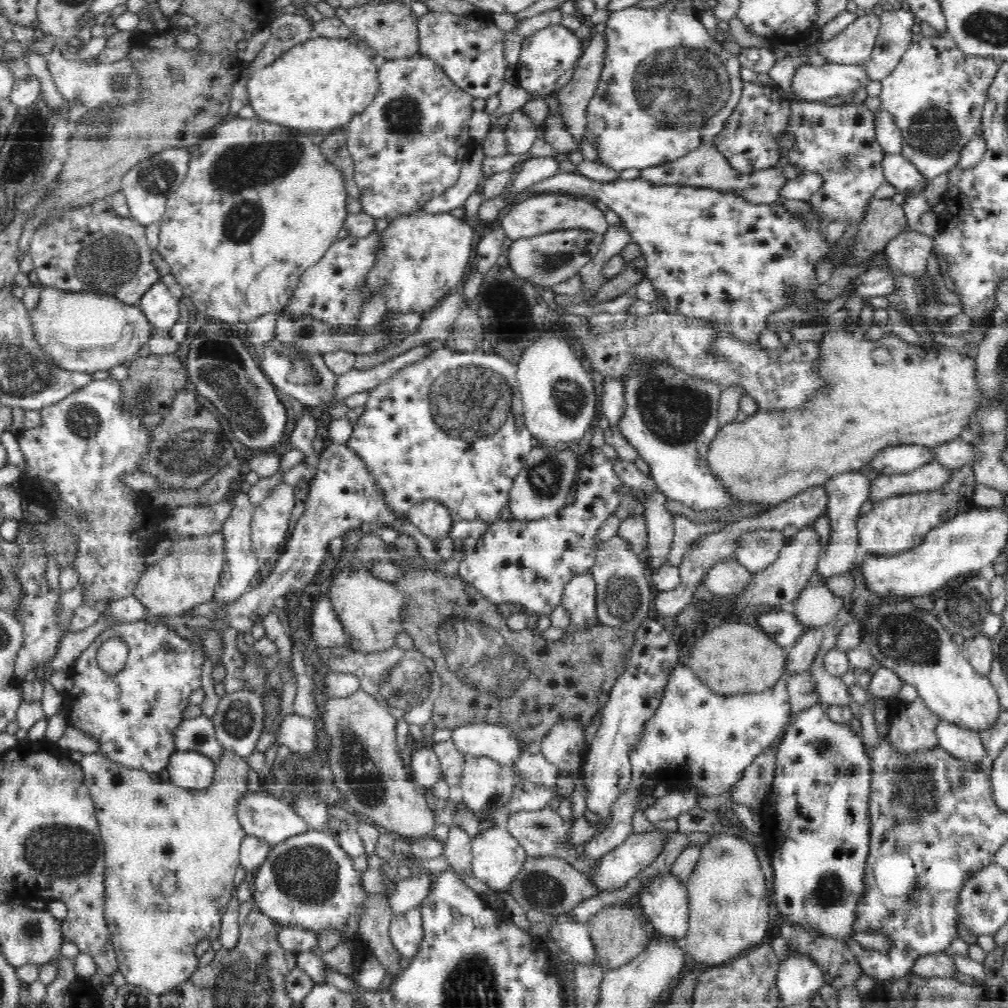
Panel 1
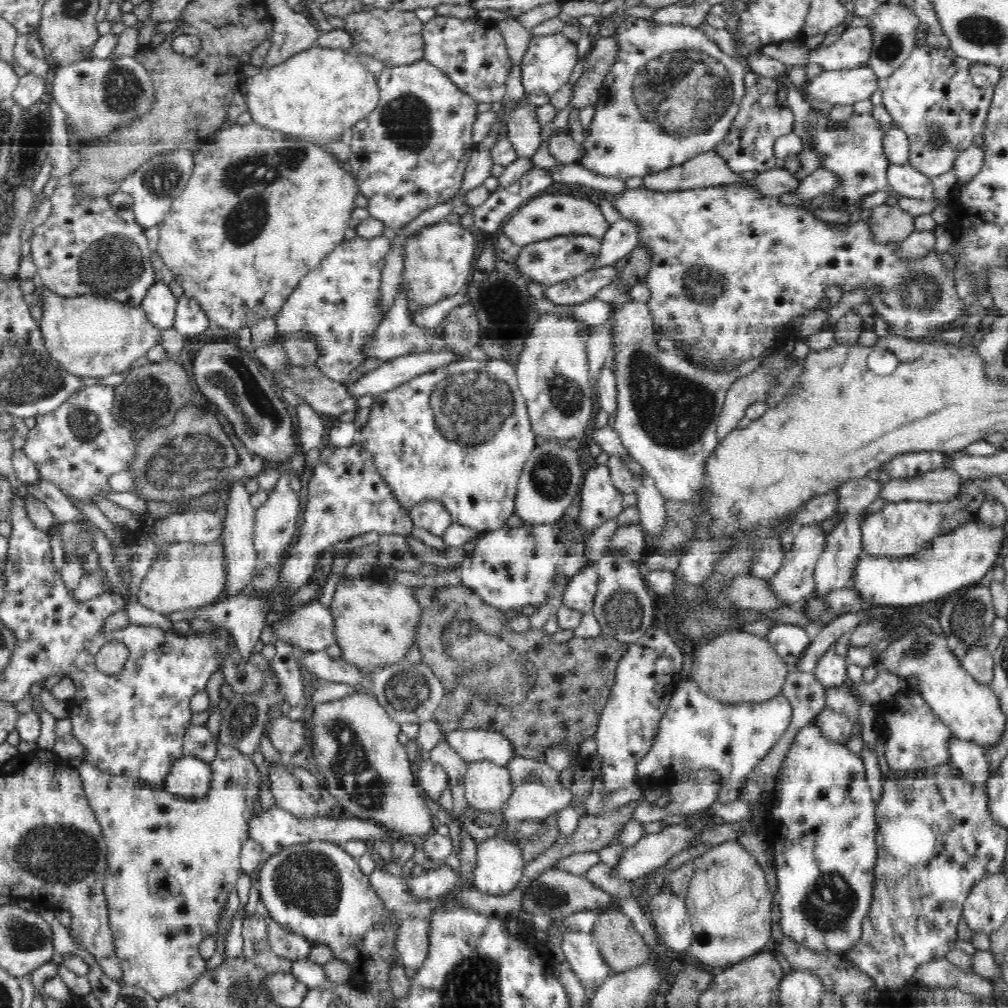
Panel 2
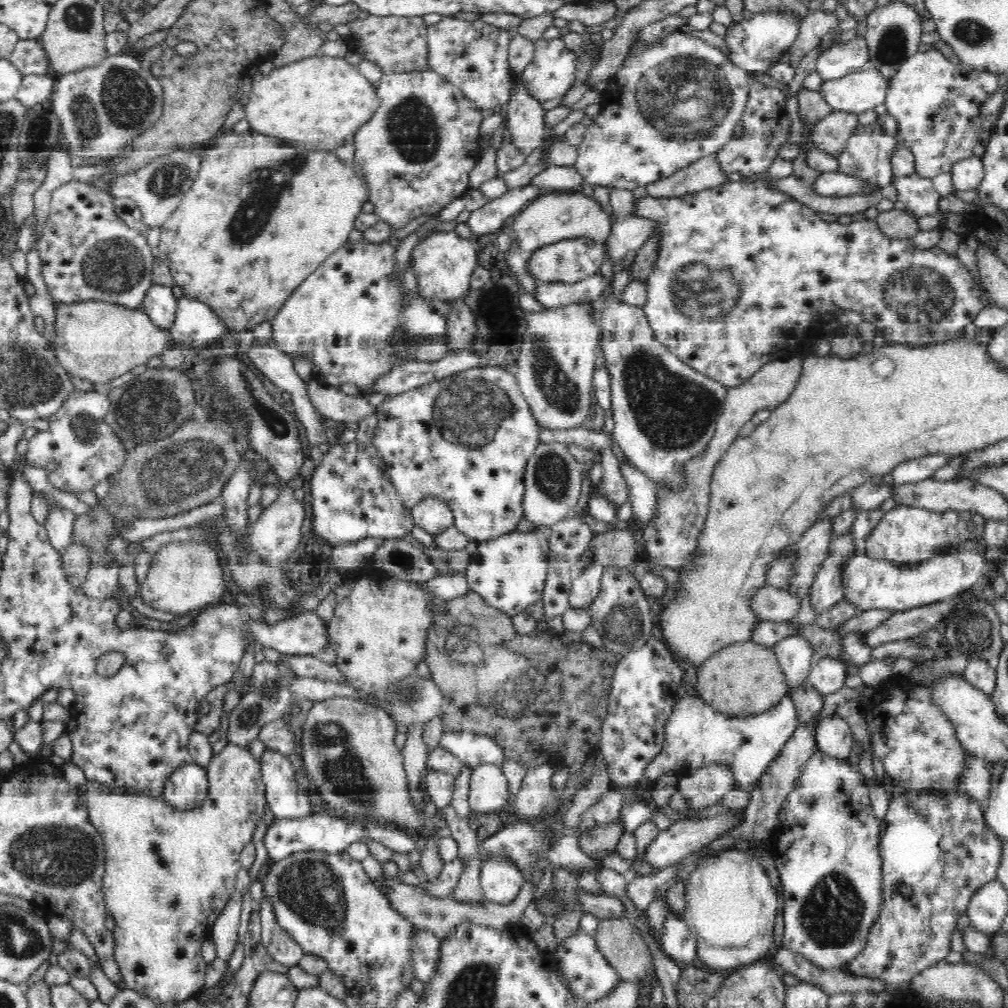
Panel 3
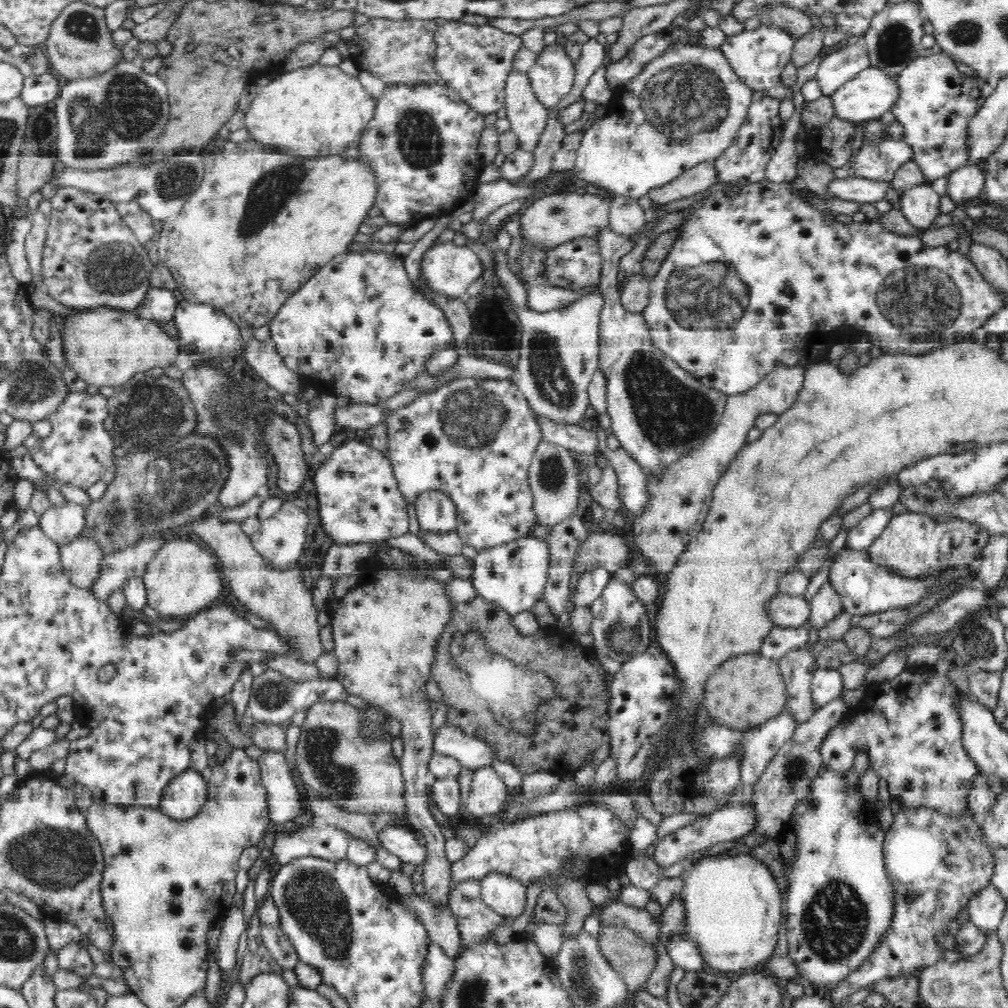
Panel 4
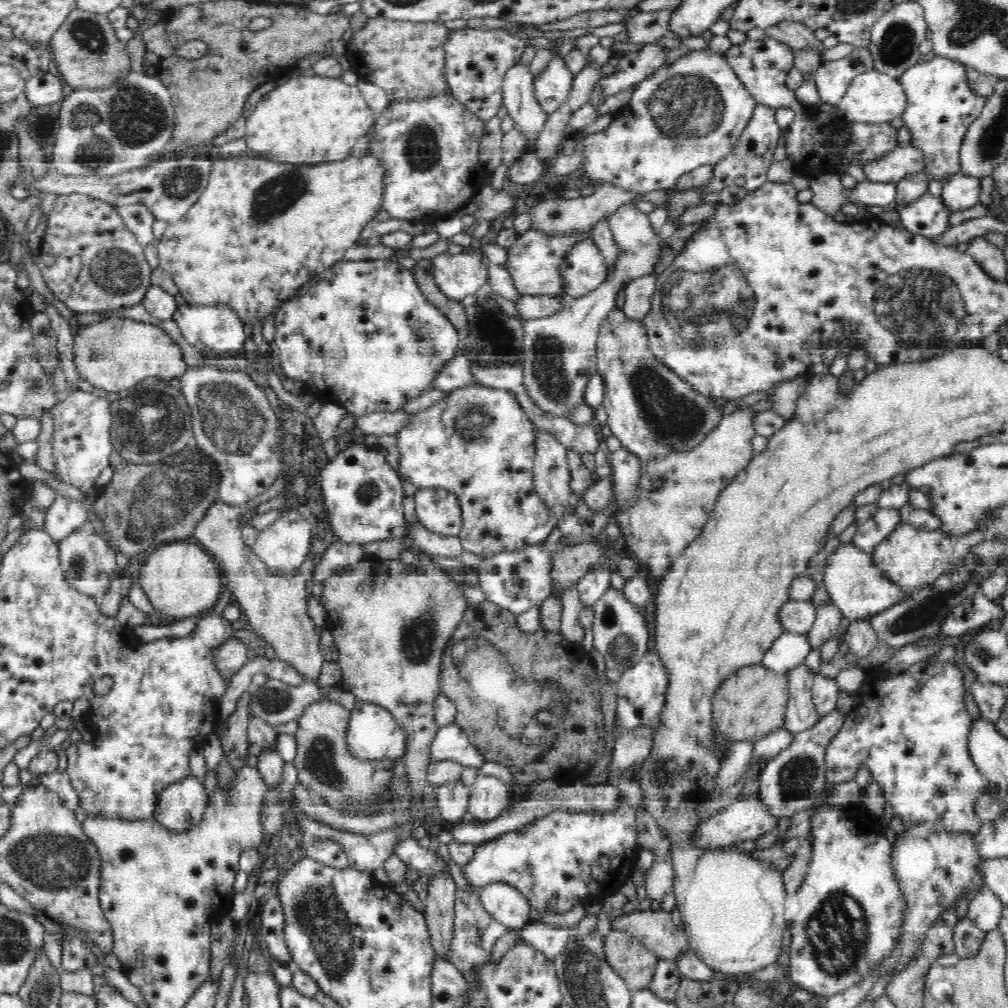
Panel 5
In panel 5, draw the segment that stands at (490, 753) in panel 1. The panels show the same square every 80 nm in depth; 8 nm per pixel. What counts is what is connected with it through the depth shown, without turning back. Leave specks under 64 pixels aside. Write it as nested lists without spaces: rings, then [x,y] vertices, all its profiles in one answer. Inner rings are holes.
[[[456,725],[439,728],[430,744],[432,763],[459,763],[463,767],[477,768],[485,764],[485,756],[473,745],[468,736]]]

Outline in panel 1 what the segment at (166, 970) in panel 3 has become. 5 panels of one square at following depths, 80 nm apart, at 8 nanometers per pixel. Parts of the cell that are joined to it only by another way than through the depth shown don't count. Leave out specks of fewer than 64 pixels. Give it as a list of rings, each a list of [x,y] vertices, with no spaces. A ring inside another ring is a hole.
[[[226,750],[223,753],[223,758],[216,762],[212,785],[205,791],[182,791],[168,783],[164,777],[154,777],[144,771],[130,771],[130,769],[112,765],[100,752],[84,756],[79,765],[83,771],[83,782],[88,788],[95,807],[99,831],[105,844],[105,917],[111,932],[111,941],[117,956],[119,971],[123,974],[126,983],[147,988],[155,996],[160,996],[165,992],[172,991],[174,987],[188,983],[188,980],[196,974],[199,958],[195,955],[194,949],[200,940],[206,938],[211,941],[219,938],[222,915],[226,912],[232,898],[232,884],[234,884],[234,876],[236,876],[236,869],[239,866],[240,847],[247,835],[238,817],[238,806],[251,791],[249,784],[251,787],[256,785],[255,776],[246,762],[246,757],[240,757],[237,753]]]

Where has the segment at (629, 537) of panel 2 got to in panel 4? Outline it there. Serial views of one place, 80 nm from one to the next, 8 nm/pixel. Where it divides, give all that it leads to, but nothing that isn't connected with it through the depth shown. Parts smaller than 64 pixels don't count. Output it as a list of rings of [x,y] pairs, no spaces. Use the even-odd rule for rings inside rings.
[[[616,531],[591,533],[586,542],[578,548],[574,570],[582,574],[586,571],[604,567],[613,574],[628,564],[630,546],[624,534]]]

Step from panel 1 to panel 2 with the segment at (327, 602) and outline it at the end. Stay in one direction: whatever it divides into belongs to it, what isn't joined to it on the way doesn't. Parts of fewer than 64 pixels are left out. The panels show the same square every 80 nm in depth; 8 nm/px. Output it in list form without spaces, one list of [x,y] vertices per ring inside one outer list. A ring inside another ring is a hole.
[[[319,600],[302,606],[287,619],[282,619],[272,624],[279,638],[294,648],[295,652],[326,651],[328,646],[336,644],[336,633],[334,633],[334,617],[331,608],[324,606]]]

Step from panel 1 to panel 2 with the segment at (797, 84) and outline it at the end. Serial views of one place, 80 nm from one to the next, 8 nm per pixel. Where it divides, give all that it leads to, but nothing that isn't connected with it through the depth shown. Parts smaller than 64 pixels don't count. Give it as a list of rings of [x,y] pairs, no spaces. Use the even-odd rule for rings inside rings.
[[[868,66],[842,70],[821,70],[805,82],[805,96],[833,105],[852,104],[867,107],[864,98],[878,88],[878,78]]]

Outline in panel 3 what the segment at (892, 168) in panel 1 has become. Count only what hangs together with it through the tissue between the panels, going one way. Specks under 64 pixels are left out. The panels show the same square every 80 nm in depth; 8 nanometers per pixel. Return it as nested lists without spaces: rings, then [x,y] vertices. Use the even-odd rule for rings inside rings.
[[[893,175],[891,184],[897,190],[897,200],[906,204],[908,213],[919,220],[921,216],[934,214],[941,196],[930,179],[918,175]]]

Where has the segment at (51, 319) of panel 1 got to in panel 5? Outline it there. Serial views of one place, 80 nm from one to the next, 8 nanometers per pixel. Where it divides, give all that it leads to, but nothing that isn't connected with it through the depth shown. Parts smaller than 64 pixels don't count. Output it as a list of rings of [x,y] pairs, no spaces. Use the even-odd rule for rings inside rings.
[[[106,318],[88,326],[80,325],[73,335],[73,358],[80,377],[102,394],[106,390],[129,392],[130,386],[140,384],[148,376],[170,380],[189,370],[182,348],[163,329],[130,318]]]

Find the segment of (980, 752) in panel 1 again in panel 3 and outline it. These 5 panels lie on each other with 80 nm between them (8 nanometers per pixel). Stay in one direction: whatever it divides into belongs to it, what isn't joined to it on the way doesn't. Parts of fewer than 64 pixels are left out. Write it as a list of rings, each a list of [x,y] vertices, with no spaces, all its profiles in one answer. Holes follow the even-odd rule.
[[[966,753],[966,757],[969,758],[967,761],[969,767],[966,768],[962,788],[965,794],[980,804],[984,810],[988,805],[988,798],[993,787],[989,767],[983,763],[983,760],[976,759],[971,754]]]

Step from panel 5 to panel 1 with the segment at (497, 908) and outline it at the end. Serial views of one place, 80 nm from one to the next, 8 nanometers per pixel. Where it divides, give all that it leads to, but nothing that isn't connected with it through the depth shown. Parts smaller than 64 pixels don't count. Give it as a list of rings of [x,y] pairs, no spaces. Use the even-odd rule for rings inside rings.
[[[486,824],[482,833],[478,833],[471,842],[472,873],[477,880],[481,880],[496,891],[507,891],[520,875],[527,860],[524,847],[514,838],[504,826]]]

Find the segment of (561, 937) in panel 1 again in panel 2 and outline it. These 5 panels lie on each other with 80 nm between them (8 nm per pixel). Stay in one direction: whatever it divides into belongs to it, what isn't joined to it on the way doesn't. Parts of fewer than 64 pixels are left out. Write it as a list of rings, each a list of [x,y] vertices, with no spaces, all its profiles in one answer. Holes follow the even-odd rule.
[[[566,930],[562,935],[561,948],[565,960],[570,964],[582,986],[594,992],[603,980],[614,973],[592,942],[591,933],[580,930]]]

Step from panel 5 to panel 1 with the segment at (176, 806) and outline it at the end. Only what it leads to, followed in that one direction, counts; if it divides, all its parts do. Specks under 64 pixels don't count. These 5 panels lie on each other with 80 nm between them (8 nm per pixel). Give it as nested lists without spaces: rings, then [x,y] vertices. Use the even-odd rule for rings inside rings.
[[[178,751],[170,759],[164,778],[182,791],[205,791],[214,781],[216,762],[198,752]]]

